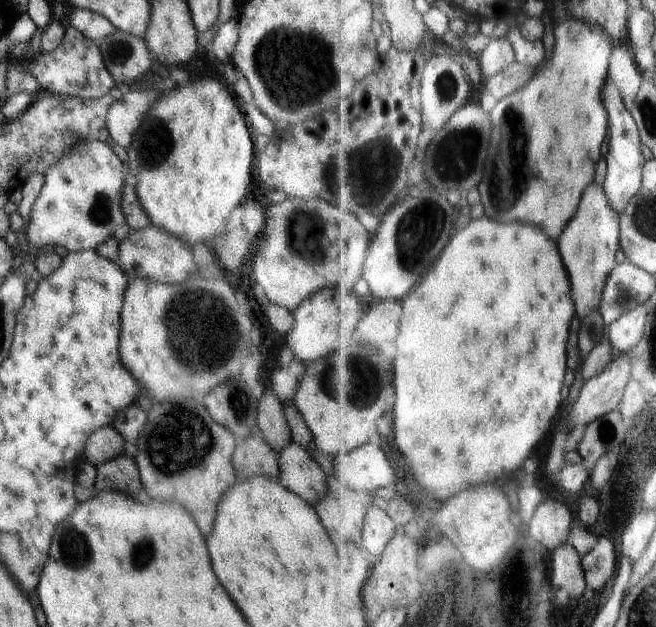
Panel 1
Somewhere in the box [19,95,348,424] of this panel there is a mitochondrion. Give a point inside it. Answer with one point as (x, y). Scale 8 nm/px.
(155, 144)

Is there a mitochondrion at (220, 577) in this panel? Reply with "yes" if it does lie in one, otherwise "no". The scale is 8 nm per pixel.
no

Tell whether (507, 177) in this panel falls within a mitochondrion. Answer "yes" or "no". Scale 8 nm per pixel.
yes

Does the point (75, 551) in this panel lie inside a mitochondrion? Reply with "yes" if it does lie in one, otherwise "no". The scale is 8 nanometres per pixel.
yes

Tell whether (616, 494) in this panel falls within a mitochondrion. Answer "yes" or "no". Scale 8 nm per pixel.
no

